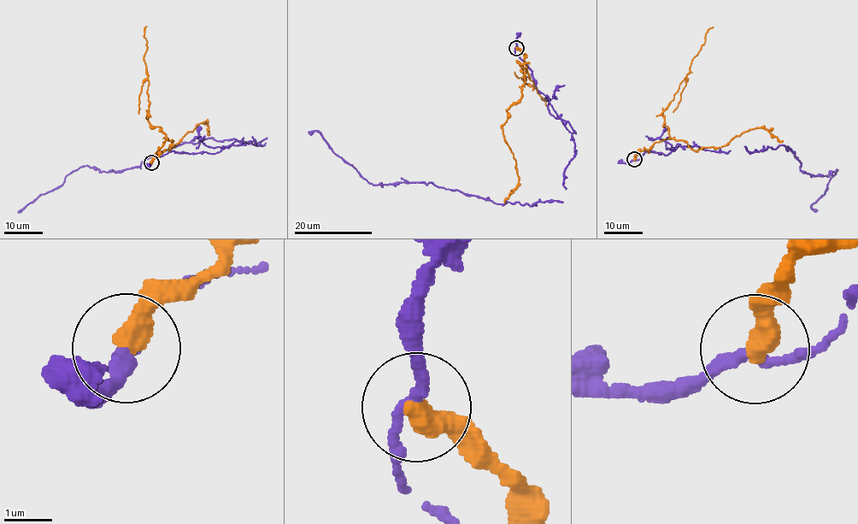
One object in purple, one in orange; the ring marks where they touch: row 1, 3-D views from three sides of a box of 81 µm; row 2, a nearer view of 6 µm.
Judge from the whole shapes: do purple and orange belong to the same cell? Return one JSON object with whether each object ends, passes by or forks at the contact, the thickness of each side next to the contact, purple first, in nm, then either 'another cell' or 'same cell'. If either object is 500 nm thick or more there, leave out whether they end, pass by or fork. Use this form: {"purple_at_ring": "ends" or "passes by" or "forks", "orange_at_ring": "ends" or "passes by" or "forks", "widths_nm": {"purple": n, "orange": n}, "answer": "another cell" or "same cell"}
{"purple_at_ring": "passes by", "orange_at_ring": "ends", "widths_nm": {"purple": 220, "orange": 480}, "answer": "another cell"}

